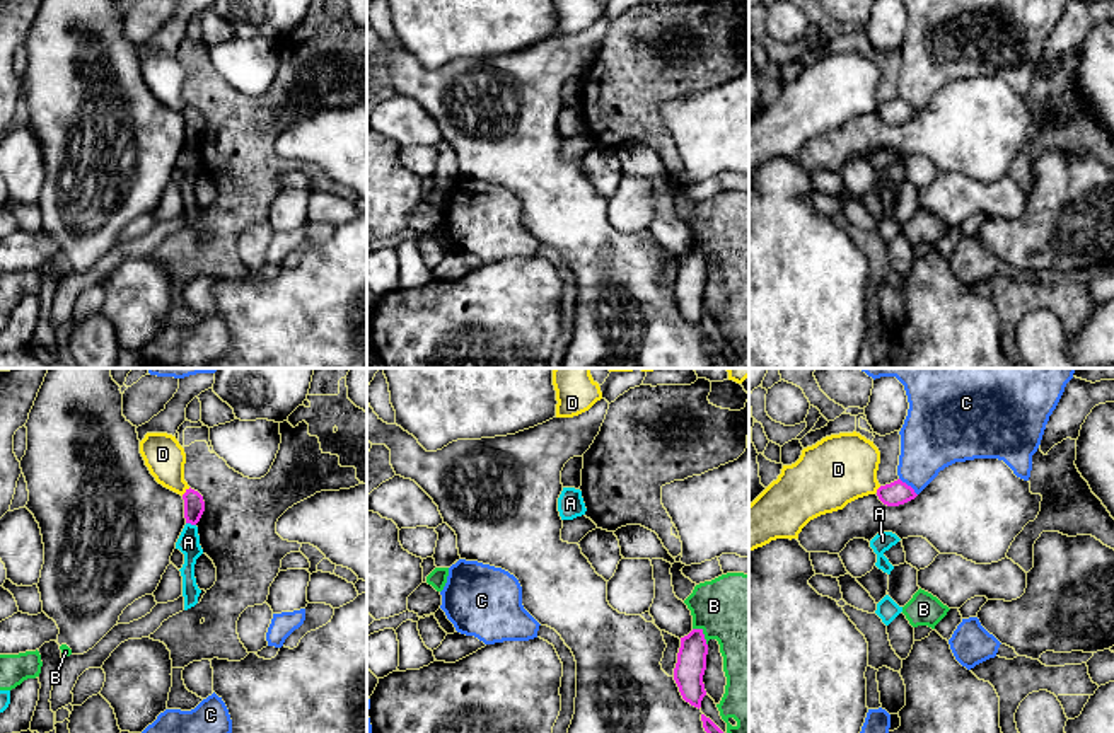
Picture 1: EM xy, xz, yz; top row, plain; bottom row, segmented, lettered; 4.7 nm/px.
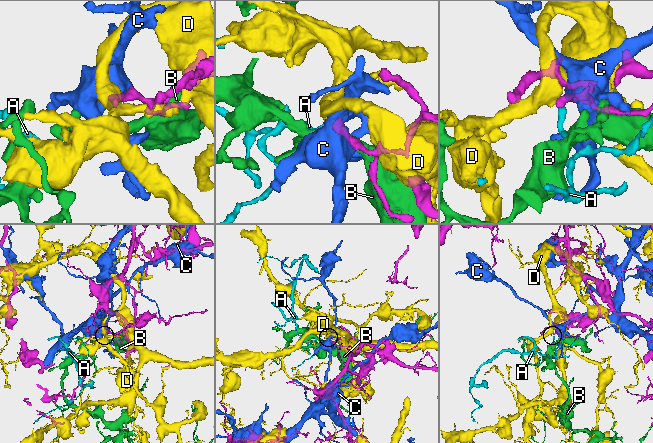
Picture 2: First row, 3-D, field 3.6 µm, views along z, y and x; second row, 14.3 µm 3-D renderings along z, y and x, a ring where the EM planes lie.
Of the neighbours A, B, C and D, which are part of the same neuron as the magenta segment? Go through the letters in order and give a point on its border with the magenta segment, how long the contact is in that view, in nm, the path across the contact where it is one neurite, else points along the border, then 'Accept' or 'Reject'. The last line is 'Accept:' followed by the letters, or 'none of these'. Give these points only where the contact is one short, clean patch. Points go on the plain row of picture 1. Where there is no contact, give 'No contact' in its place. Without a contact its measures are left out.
A: Touches magenta at xy (191, 142). Shared border 50 nm. Boundary: xy (186, 140), (195, 144). Reject
B: Touches magenta at xz (703, 253). Shared border 110 nm. Reject
C: Touches magenta at yz (910, 104). Shared border 120 nm. Reject
D: Touches magenta at xy (186, 109). Shared border 60 nm. Reject
Accept: none of these

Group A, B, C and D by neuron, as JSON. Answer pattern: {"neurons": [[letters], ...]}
{"neurons": [["A"], ["B"], ["C"], ["D"]]}

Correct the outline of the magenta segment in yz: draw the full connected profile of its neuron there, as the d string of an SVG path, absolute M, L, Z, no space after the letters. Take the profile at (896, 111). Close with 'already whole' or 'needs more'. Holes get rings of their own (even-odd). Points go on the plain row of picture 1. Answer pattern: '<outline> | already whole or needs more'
M897 97L891 102L880 104L877 114L887 124L899 124L914 118L918 113L911 104Z | already whole

